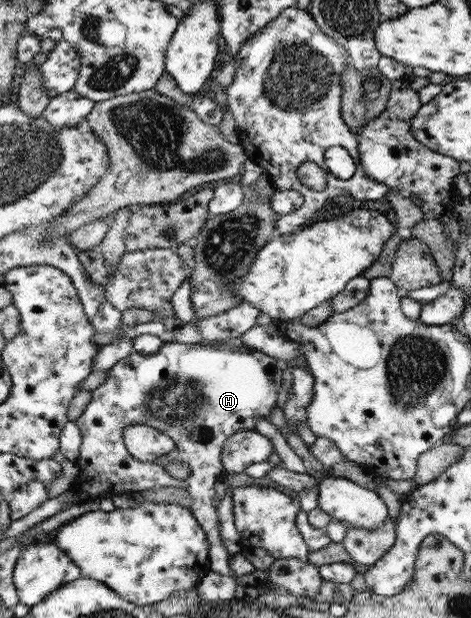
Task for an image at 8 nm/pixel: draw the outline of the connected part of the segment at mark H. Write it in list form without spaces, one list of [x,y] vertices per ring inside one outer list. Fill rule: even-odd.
[[[229,340],[217,344],[191,344],[176,342],[164,342],[161,349],[153,355],[140,355],[131,353],[125,359],[121,359],[111,370],[108,379],[95,390],[91,402],[77,421],[81,432],[82,444],[79,448],[77,465],[79,476],[76,479],[75,500],[67,502],[61,511],[69,509],[79,500],[101,497],[112,497],[115,494],[127,492],[143,492],[145,489],[156,487],[182,488],[189,493],[192,501],[187,505],[201,527],[208,534],[211,541],[209,561],[212,563],[212,571],[221,575],[236,577],[235,572],[229,566],[231,554],[227,552],[221,537],[219,536],[219,516],[217,506],[213,499],[217,496],[214,485],[224,478],[225,470],[221,462],[221,450],[229,436],[235,432],[255,428],[257,418],[270,420],[270,412],[280,397],[281,376],[284,371],[283,364],[277,358],[270,357],[261,351],[245,346],[240,341]],[[131,424],[145,424],[157,428],[159,432],[167,434],[175,442],[175,448],[170,454],[165,454],[153,462],[141,462],[131,456],[123,441],[123,428]],[[172,460],[187,463],[191,468],[191,474],[187,479],[174,479],[169,475],[166,465]]]

